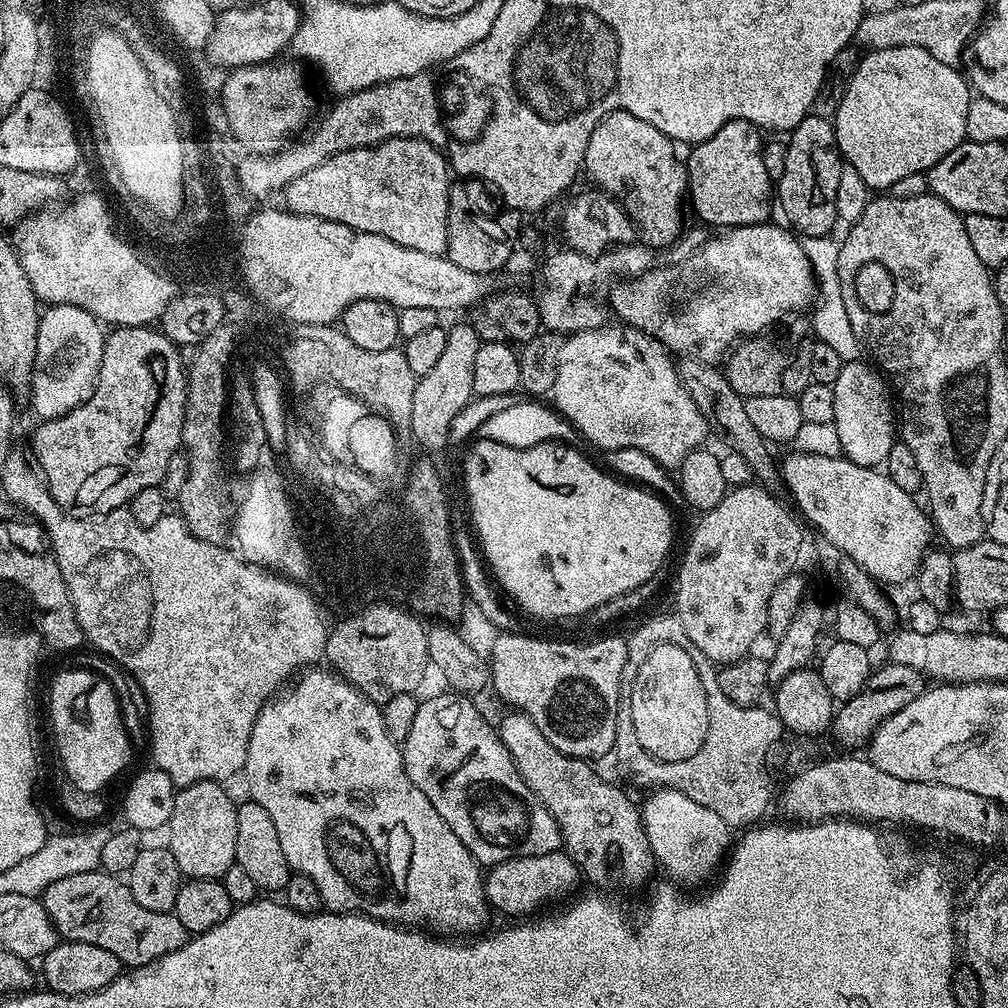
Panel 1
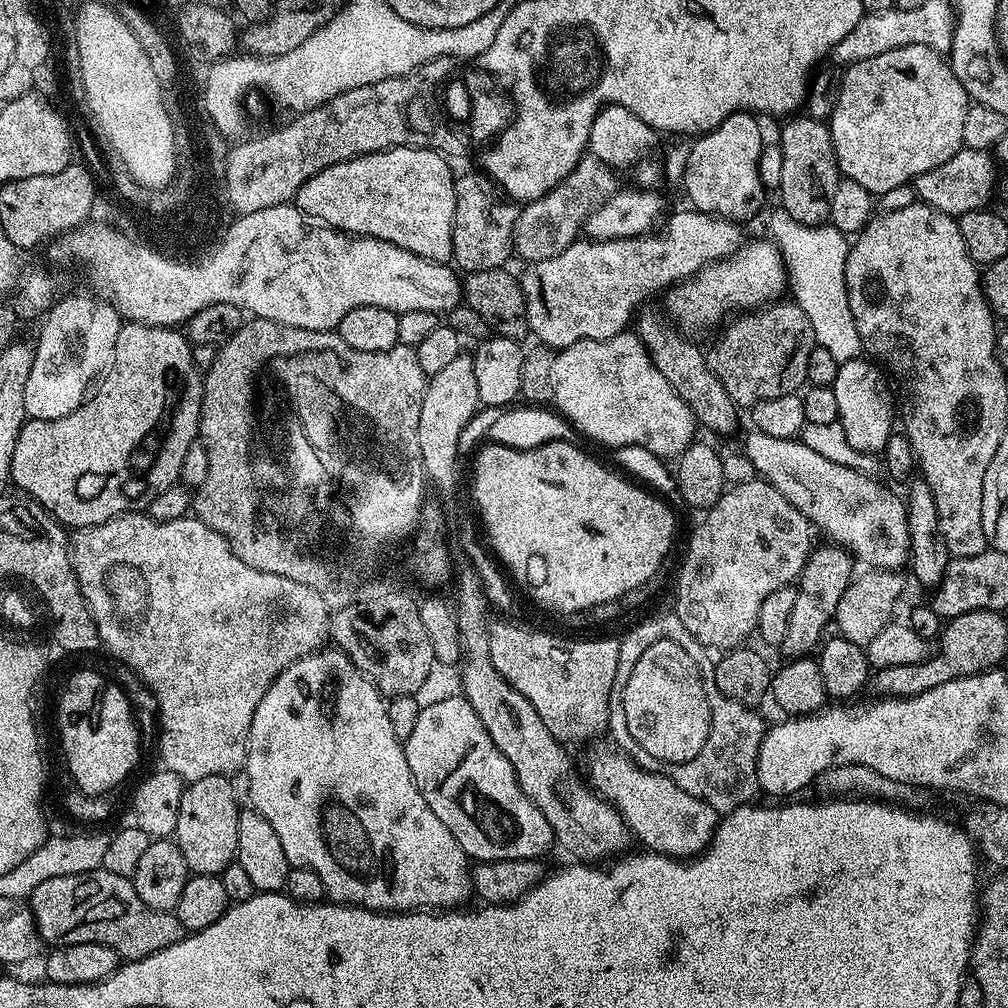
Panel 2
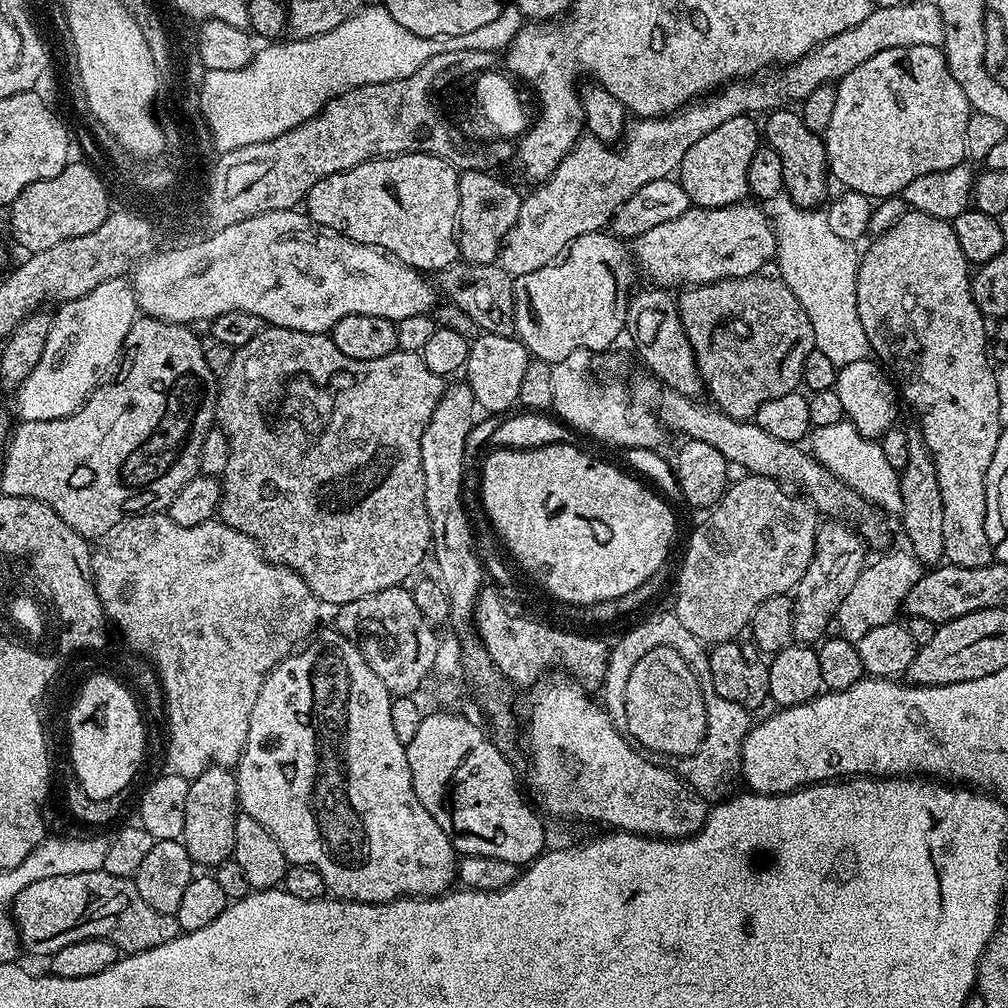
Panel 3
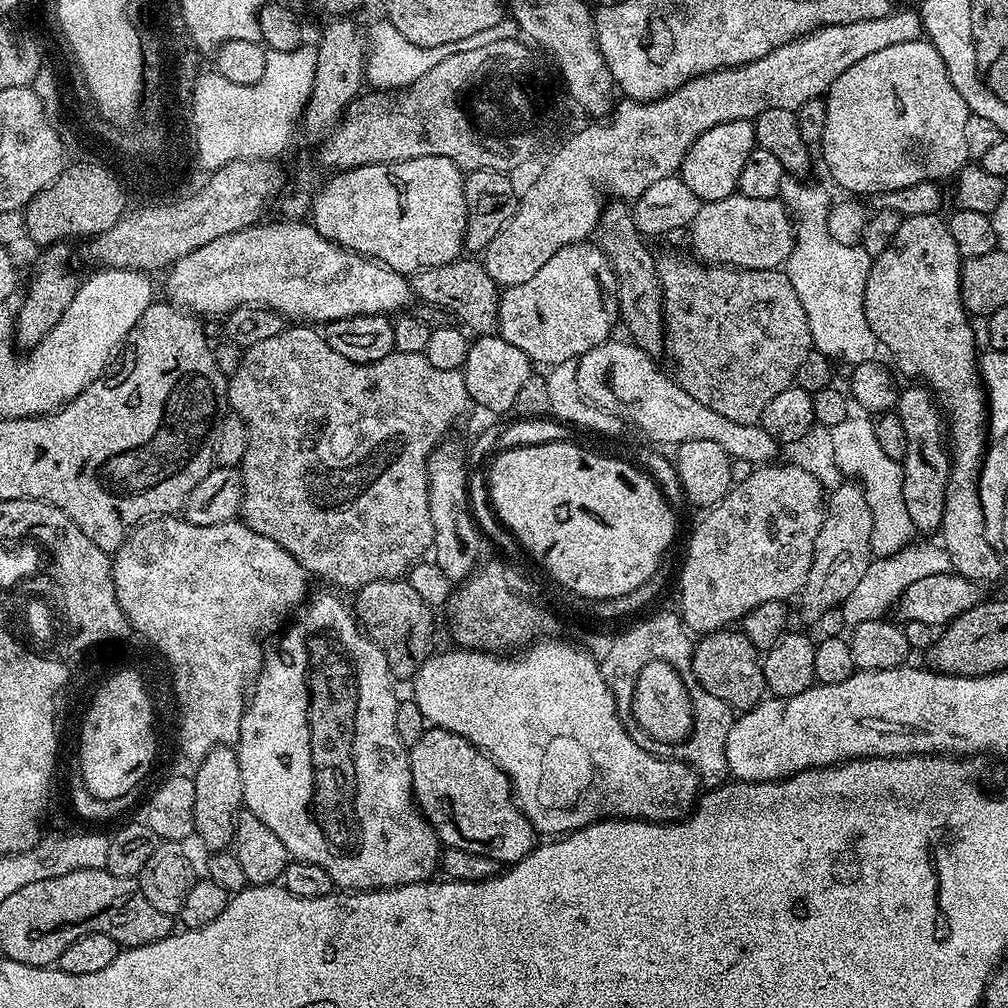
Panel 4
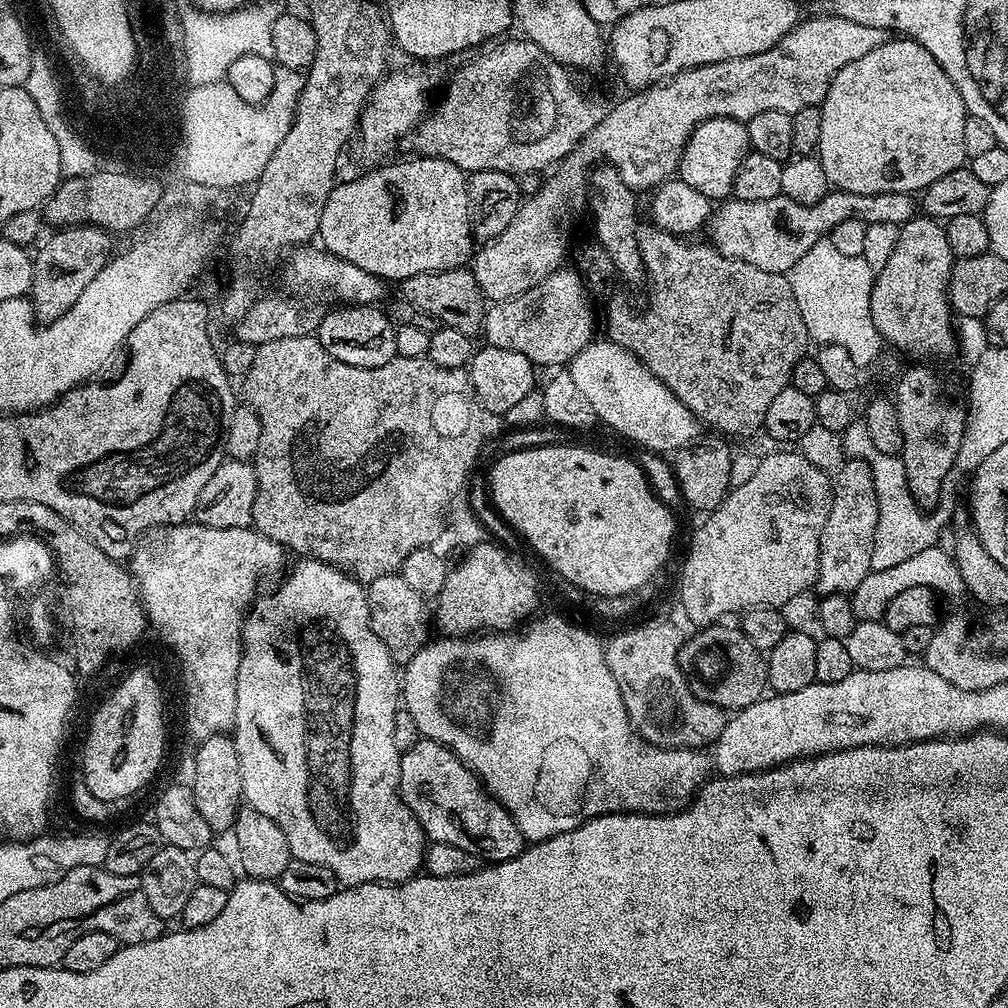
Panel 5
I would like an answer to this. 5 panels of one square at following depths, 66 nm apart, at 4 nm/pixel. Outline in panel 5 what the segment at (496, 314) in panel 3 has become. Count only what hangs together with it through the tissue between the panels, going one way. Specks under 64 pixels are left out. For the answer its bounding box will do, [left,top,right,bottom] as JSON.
[398,266,486,337]

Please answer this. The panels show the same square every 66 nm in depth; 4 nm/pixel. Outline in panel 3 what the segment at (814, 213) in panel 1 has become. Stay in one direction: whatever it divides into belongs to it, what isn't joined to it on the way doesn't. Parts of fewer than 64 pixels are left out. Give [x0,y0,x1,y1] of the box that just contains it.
[762,106,830,209]

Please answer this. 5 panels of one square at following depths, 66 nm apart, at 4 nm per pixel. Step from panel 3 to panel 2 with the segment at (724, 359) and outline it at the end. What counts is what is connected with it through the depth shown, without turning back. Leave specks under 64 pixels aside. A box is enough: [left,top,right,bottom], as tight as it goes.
[707,298,817,410]

